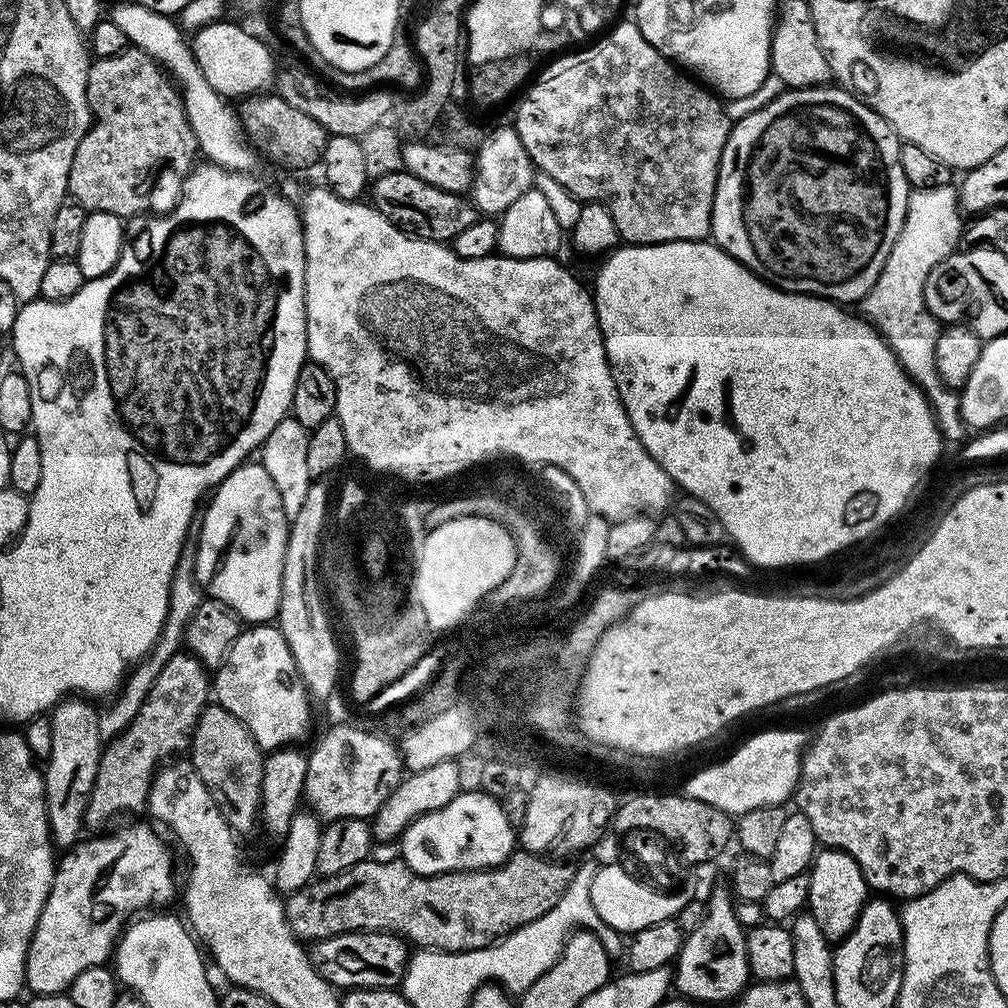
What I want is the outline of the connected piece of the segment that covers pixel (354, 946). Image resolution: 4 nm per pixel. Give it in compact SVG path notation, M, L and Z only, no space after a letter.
M343 932L311 945L310 959L318 974L337 990L354 988L399 989L410 959L410 948L392 932Z

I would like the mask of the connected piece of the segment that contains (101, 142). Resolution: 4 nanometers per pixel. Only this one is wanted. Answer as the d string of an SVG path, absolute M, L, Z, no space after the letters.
M131 46L113 56L93 59L88 66L88 105L92 111L92 124L74 150L74 162L70 162L68 196L89 212L105 212L121 218L139 217L148 204L148 191L156 171L169 160L176 168L187 169L198 156L196 135L186 118L184 97L180 89L153 56L147 56L141 48Z

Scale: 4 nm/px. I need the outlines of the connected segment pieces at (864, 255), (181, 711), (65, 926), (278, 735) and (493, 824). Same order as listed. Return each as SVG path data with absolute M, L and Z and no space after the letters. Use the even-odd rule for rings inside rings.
M821 86L785 90L781 96L774 98L774 102L762 106L762 110L754 110L754 114L746 114L746 118L732 124L732 132L726 138L726 146L722 150L722 162L718 166L711 239L717 248L730 254L751 272L775 278L776 287L781 288L783 292L805 292L808 296L835 300L841 306L852 306L855 300L856 303L863 301L864 295L874 286L874 282L878 282L878 274L882 266L886 266L886 258L890 258L890 250L906 218L910 189L906 182L906 174L902 174L901 143L896 131L875 110L863 104L860 97L852 95L845 88Z
M187 650L171 656L162 666L156 688L149 692L138 714L100 754L94 790L88 795L84 826L89 833L100 834L115 816L123 812L141 812L148 807L152 780L165 762L192 747L192 735L198 718L210 703L210 672L198 657ZM164 688L164 692L160 692Z
M129 823L124 826L124 836L100 834L100 844L88 838L67 849L61 855L64 857L59 857L52 889L44 903L40 920L36 923L24 963L24 983L29 993L38 996L67 993L68 987L74 978L78 978L78 974L82 974L82 970L109 963L118 937L129 918L148 910L143 908L151 904L168 904L175 896L177 899L178 884L176 888L176 876L172 873L172 852L167 842L155 832L157 829L152 828Z
M265 622L255 626L248 626L237 635L232 648L229 649L224 664L214 672L214 700L238 722L250 730L254 742L258 742L261 750L275 750L286 748L297 743L296 740L308 728L308 704L310 697L304 687L304 679L300 677L298 666L294 662L294 654L290 654L290 646L280 632L279 627Z
M483 790L475 791L461 791L446 806L433 812L423 812L417 820L408 824L406 831L400 833L398 856L406 866L410 866L410 870L423 876L441 876L447 872L476 872L480 868L496 868L512 855L518 844L518 832L506 818L503 803Z

